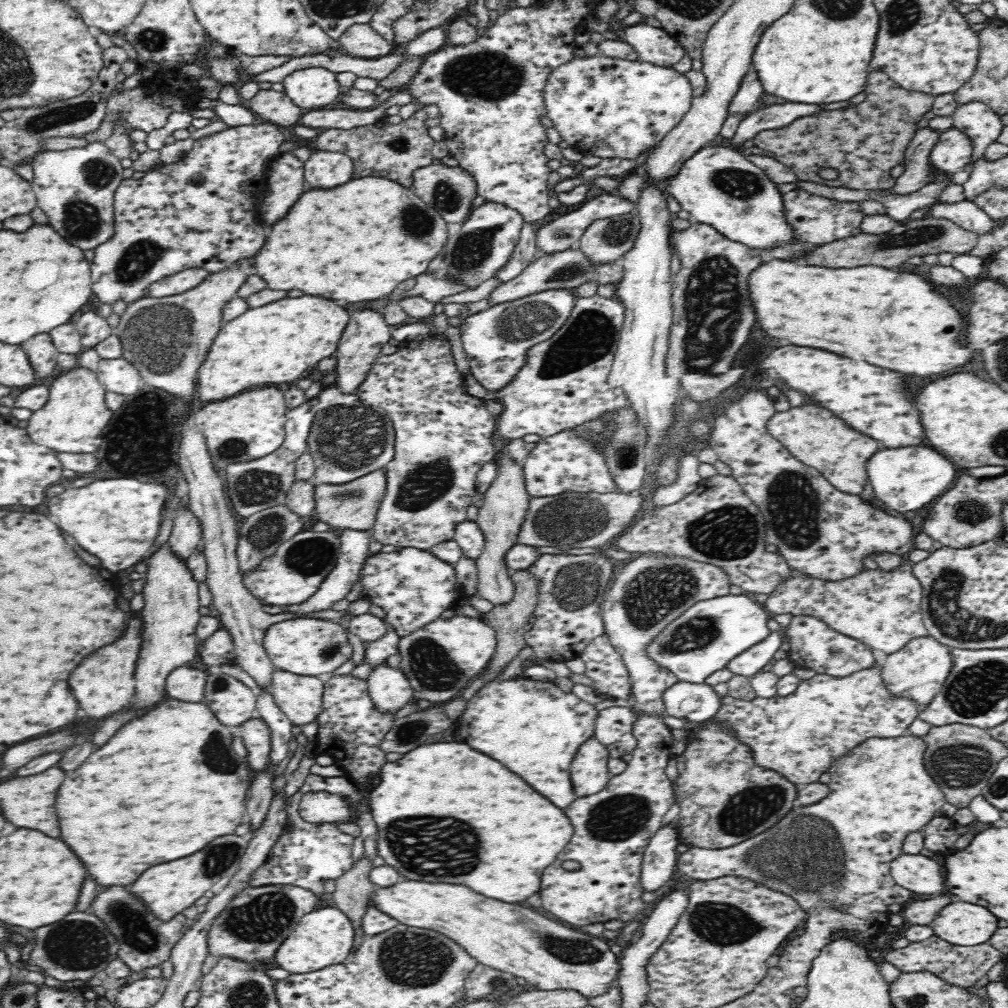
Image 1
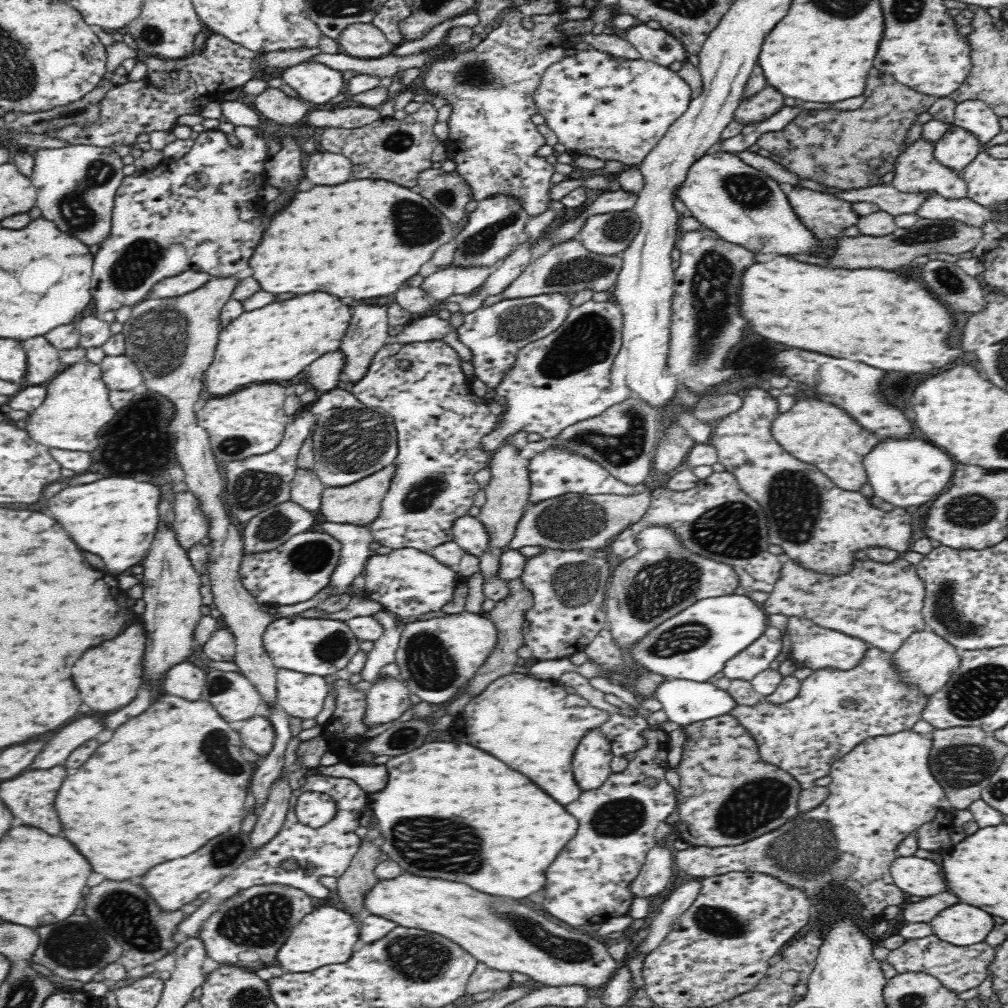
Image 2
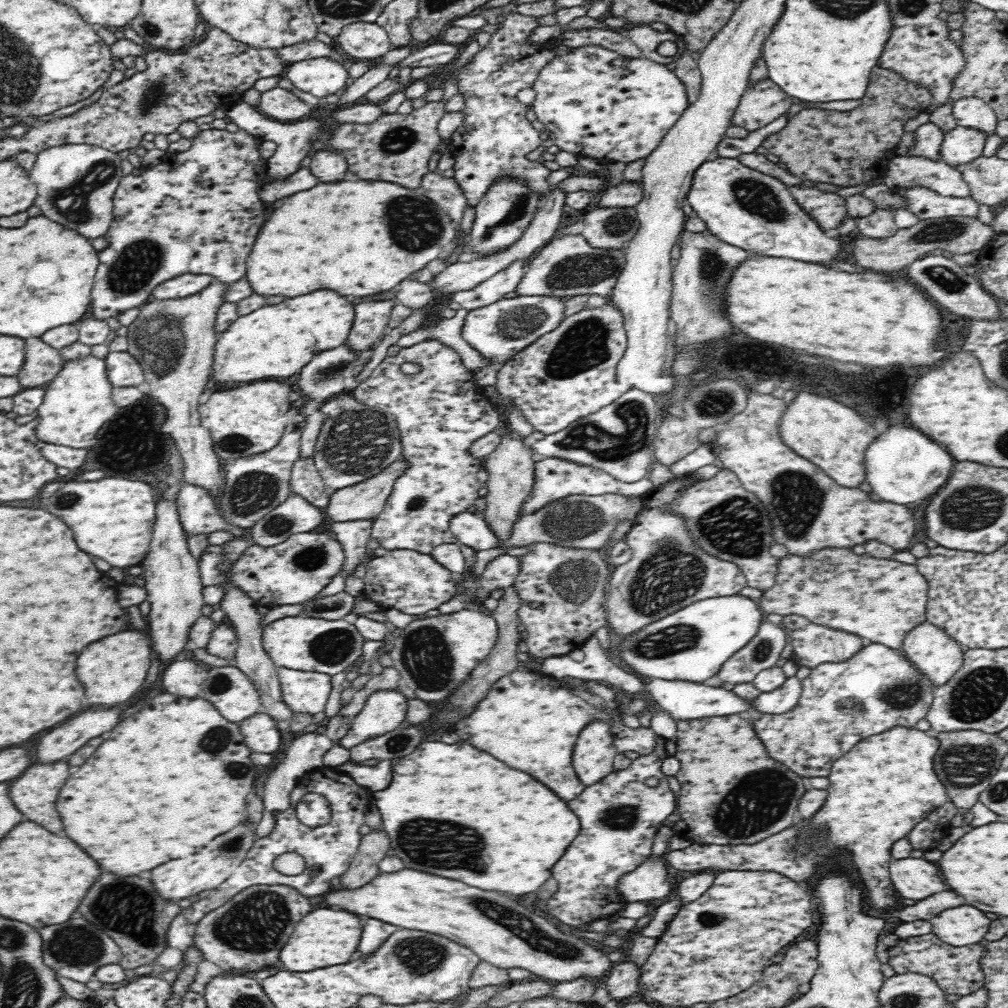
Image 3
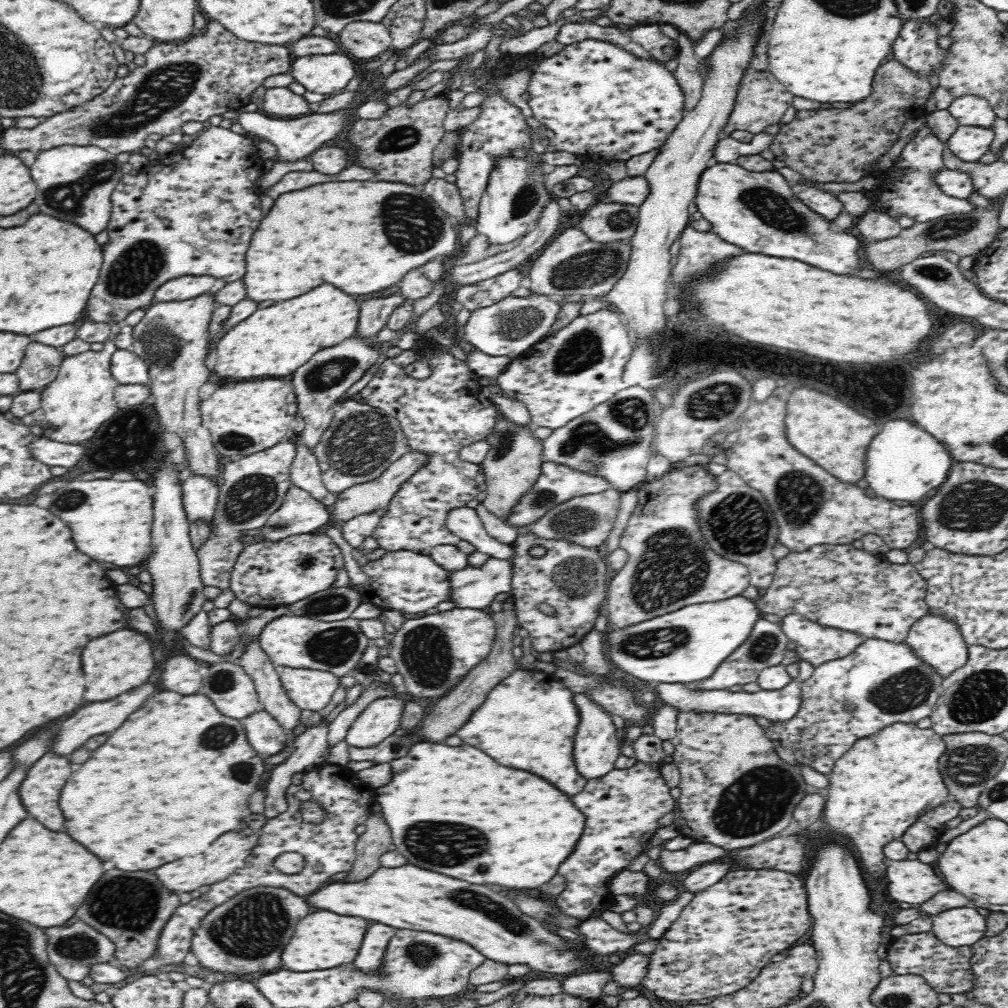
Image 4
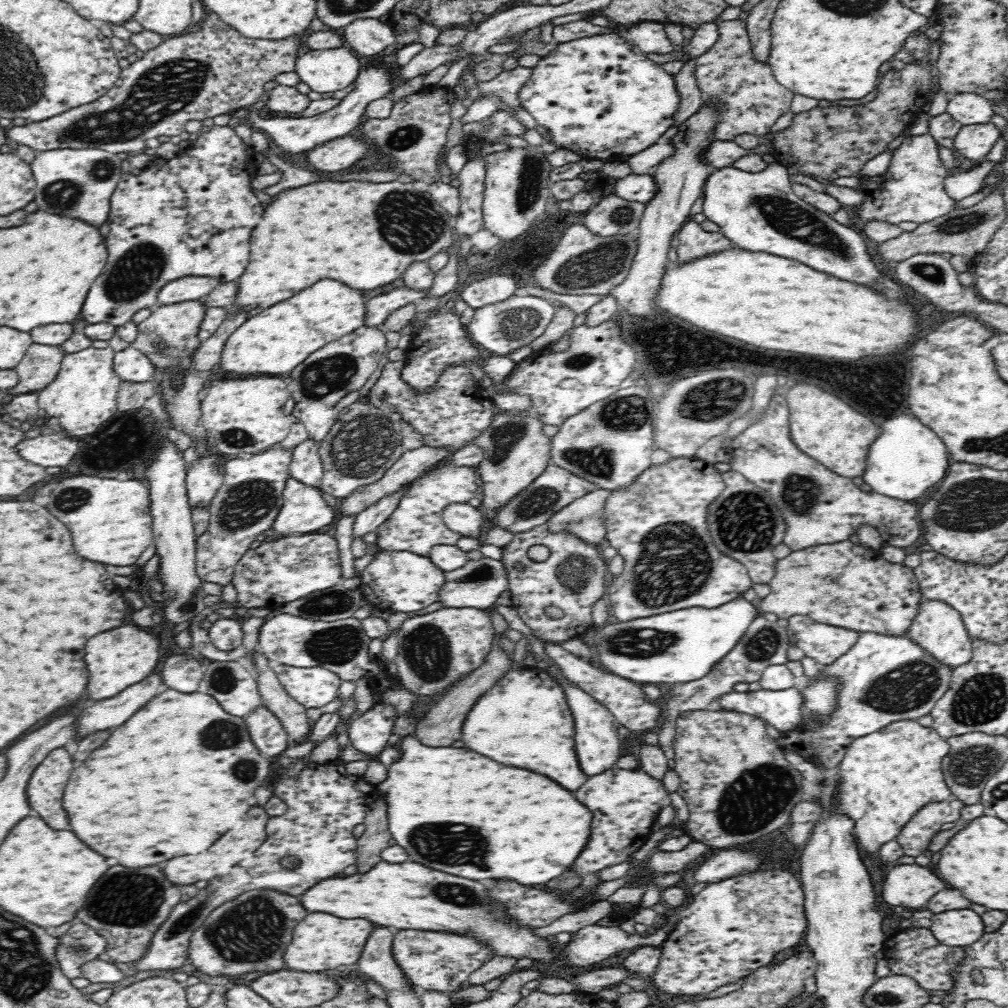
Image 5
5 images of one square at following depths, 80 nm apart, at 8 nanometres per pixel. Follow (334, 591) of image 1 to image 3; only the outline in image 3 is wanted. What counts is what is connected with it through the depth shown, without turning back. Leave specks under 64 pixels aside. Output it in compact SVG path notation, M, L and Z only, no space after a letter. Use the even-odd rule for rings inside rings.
M374 518L352 520L331 525L331 530L336 533L336 538L345 552L345 563L342 570L344 576L352 572L362 560L366 562L369 557L371 551L365 546L371 539L373 520Z

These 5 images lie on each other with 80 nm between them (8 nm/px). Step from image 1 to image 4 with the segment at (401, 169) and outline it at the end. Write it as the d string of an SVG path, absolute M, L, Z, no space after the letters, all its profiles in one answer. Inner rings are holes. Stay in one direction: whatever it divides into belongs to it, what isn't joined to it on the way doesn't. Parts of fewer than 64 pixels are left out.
M440 93L408 106L400 104L384 113L382 118L355 118L348 130L346 142L356 152L354 162L378 172L380 180L424 186L432 178L432 152L446 132L444 119L450 109L448 94Z

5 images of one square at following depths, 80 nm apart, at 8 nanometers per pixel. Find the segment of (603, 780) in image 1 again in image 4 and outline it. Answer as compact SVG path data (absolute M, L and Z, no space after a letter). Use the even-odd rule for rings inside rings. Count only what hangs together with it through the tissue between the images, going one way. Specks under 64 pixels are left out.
M585 693L574 694L576 694L576 706L580 710L580 726L578 726L576 740L574 740L576 768L588 780L600 778L614 770L616 759L621 755L621 741L617 732L617 725L612 720L612 716Z

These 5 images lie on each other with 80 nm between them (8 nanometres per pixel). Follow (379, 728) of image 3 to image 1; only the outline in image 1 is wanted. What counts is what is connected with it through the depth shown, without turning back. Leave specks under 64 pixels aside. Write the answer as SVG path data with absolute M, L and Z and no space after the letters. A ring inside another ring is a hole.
M382 663L370 671L368 692L374 709L380 713L395 714L410 703L413 690L400 669L394 670Z

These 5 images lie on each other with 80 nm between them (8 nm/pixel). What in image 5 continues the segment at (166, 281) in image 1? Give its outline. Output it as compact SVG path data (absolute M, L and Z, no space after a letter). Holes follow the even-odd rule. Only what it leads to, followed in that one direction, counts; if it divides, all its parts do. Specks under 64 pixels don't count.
M185 276L169 282L158 293L157 301L164 306L186 301L198 301L221 283L217 278Z

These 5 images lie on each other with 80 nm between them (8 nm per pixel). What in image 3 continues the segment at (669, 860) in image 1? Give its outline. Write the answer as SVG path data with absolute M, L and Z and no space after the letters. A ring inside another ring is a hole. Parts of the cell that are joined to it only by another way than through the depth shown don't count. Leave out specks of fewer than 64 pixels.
M664 856L659 861L645 861L636 870L620 876L618 893L627 903L672 896L666 865Z

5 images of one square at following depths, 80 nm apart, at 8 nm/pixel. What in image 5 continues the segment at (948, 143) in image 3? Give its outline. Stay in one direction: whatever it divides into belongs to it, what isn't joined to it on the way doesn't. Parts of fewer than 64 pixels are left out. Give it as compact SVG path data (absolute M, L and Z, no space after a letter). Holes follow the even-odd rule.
M991 121L984 124L963 125L956 135L954 146L962 156L979 162L990 152L1000 137L1001 130Z

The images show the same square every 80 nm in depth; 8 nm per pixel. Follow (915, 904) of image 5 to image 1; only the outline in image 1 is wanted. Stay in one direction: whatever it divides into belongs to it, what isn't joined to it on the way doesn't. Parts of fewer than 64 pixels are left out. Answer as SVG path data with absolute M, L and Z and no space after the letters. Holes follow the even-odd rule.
M902 854L889 866L889 871L902 888L916 894L942 894L944 870L938 862L920 854Z

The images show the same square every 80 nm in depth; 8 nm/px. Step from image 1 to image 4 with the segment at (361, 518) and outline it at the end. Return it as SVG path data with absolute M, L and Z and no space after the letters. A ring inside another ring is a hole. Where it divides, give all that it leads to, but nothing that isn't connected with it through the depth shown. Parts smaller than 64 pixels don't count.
M411 451L395 460L378 478L351 486L338 495L337 501L330 508L334 518L340 521L349 521L356 516L376 512L386 508L392 497L399 491L399 488L406 482L420 467L429 461L429 455L420 451Z

